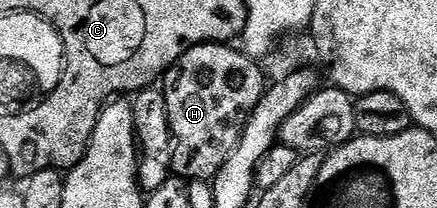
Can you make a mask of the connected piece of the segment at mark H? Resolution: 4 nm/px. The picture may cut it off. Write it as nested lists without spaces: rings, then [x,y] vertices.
[[[201,43],[181,57],[177,80],[165,91],[167,117],[173,130],[172,174],[182,181],[195,179],[212,180],[223,169],[227,157],[239,145],[243,129],[249,123],[254,109],[267,90],[265,75],[260,71],[258,60],[250,59],[244,50],[223,43]]]

